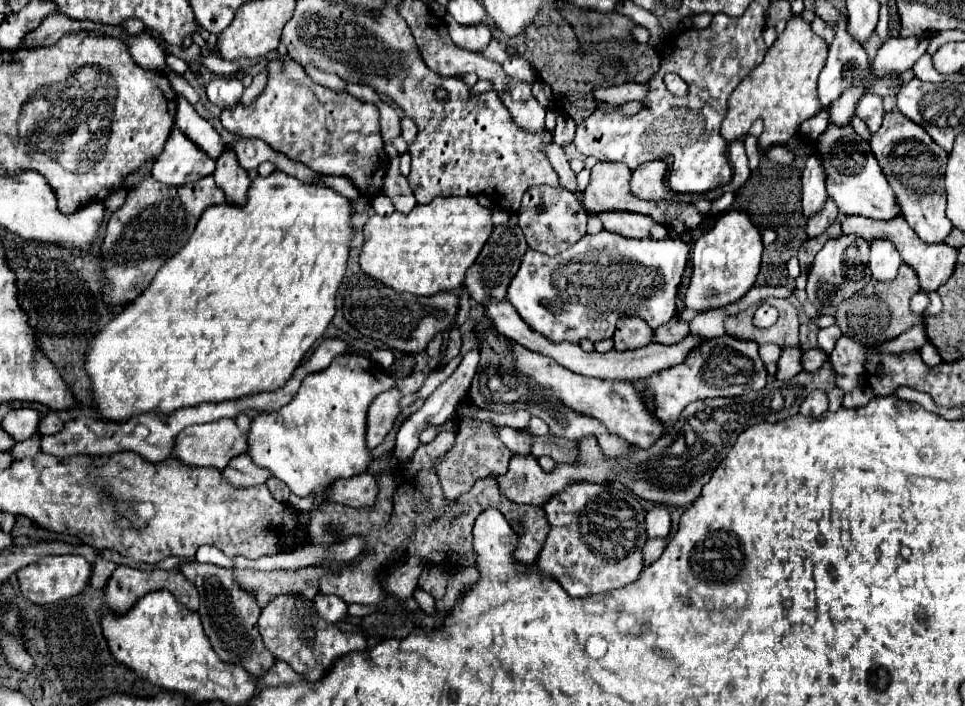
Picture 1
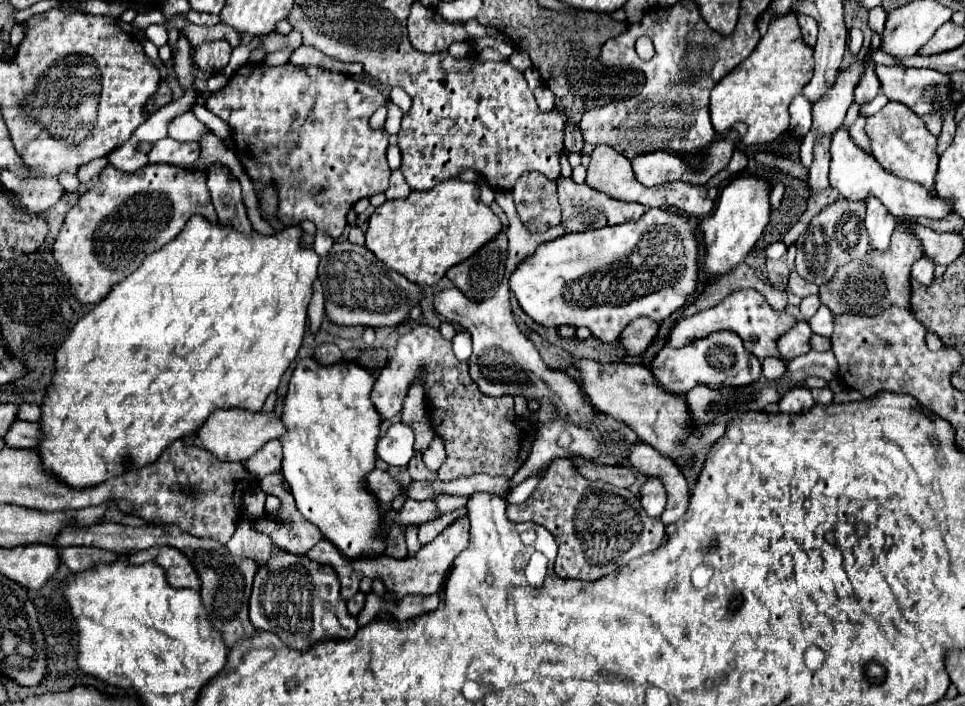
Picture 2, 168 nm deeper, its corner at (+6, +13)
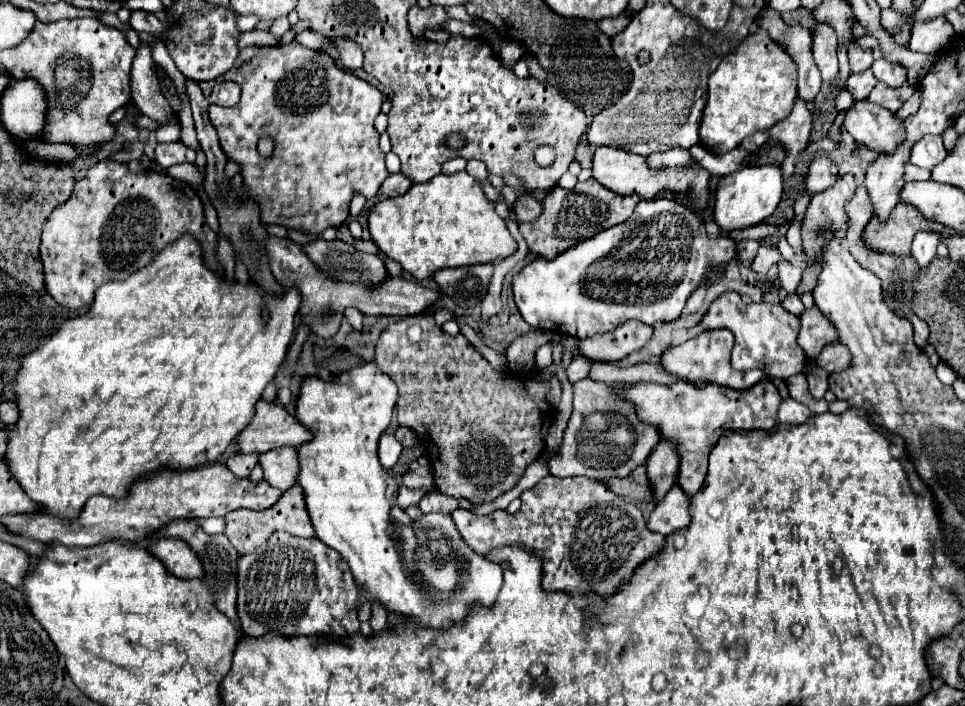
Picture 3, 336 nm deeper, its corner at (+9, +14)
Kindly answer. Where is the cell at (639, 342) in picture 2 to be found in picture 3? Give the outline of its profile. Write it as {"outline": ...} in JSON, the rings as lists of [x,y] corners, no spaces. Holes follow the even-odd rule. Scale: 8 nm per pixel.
{"outline":[[[630,320],[624,326],[608,334],[596,334],[592,338],[580,340],[580,354],[600,362],[618,362],[628,354],[640,350],[652,338],[652,326]]]}

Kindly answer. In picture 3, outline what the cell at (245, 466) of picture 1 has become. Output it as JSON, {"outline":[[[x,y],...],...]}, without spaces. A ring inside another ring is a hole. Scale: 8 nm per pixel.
{"outline":[[[280,446],[268,450],[260,454],[258,462],[264,470],[264,480],[268,480],[268,484],[272,484],[274,488],[286,492],[294,484],[294,478],[298,474],[298,458],[294,446]]]}

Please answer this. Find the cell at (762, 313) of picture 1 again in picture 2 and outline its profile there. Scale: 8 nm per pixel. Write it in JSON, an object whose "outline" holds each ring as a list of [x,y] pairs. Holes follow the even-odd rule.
{"outline":[[[739,289],[739,291],[729,293],[719,305],[715,305],[715,307],[711,307],[707,311],[699,311],[693,317],[677,321],[675,327],[673,327],[673,331],[671,331],[671,335],[669,335],[669,347],[685,347],[685,345],[689,345],[695,339],[705,337],[707,333],[729,329],[729,331],[735,331],[741,337],[747,353],[751,353],[753,357],[757,357],[757,359],[777,357],[777,359],[785,361],[785,357],[777,349],[777,341],[795,323],[797,323],[797,319],[793,315],[789,315],[785,311],[781,311],[781,313],[773,311],[767,305],[765,297],[761,293],[755,293],[755,289]]]}

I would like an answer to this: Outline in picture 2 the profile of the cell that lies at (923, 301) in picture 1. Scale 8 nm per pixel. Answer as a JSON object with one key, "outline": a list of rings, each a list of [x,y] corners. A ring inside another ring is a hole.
{"outline":[[[925,255],[921,259],[917,259],[911,269],[911,277],[915,277],[923,285],[929,285],[933,281],[933,273],[935,273],[935,263]]]}

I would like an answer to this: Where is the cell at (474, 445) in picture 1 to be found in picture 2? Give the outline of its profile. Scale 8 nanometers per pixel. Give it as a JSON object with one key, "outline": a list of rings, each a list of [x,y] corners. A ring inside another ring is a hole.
{"outline":[[[417,325],[409,333],[399,337],[395,353],[379,373],[371,393],[371,399],[381,417],[391,419],[403,409],[403,399],[421,371],[425,371],[425,399],[429,403],[429,411],[433,411],[433,415],[429,415],[431,425],[435,435],[443,439],[447,451],[447,459],[437,471],[439,479],[451,481],[475,473],[501,475],[507,479],[513,477],[517,469],[527,461],[537,429],[531,421],[515,415],[509,395],[489,397],[479,391],[469,375],[469,363],[459,361],[453,355],[451,343],[443,339],[439,329]]]}

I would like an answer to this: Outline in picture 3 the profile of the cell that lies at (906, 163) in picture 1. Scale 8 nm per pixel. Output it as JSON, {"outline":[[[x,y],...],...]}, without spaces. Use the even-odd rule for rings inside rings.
{"outline":[[[866,100],[852,104],[846,112],[844,128],[860,146],[878,156],[890,156],[904,142],[904,120],[894,112]]]}

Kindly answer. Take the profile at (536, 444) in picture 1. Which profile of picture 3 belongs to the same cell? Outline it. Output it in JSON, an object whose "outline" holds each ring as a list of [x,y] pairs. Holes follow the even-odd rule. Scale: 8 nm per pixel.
{"outline":[[[644,466],[632,470],[630,476],[626,476],[624,480],[600,480],[600,482],[604,482],[604,486],[608,486],[612,492],[624,498],[630,496],[634,500],[650,500],[650,486]]]}

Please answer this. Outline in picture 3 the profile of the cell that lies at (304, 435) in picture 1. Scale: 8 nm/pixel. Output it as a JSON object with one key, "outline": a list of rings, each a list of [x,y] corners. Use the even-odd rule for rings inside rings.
{"outline":[[[374,362],[336,374],[330,380],[306,376],[296,400],[296,420],[312,432],[312,440],[298,448],[300,472],[296,484],[304,492],[304,502],[316,536],[344,556],[358,586],[368,592],[366,604],[358,610],[362,622],[370,618],[372,600],[378,600],[390,612],[414,616],[420,624],[430,628],[446,628],[452,622],[462,622],[468,606],[494,604],[502,586],[502,568],[472,552],[462,540],[458,540],[458,546],[452,548],[462,554],[460,580],[448,594],[448,600],[442,602],[430,602],[424,586],[406,572],[404,560],[398,552],[400,538],[394,528],[396,524],[406,526],[412,522],[396,504],[398,482],[380,466],[376,456],[378,438],[390,424],[396,398],[396,384],[380,372]]]}

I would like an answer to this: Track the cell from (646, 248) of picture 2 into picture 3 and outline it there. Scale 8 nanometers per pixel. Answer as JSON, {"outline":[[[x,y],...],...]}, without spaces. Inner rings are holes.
{"outline":[[[668,198],[642,200],[628,224],[616,224],[616,228],[608,228],[592,236],[592,240],[584,240],[568,248],[556,256],[556,260],[544,260],[544,256],[536,256],[536,260],[532,260],[512,278],[514,300],[522,318],[532,328],[570,334],[580,340],[594,334],[612,332],[632,318],[644,324],[654,324],[658,320],[670,322],[682,314],[688,296],[698,288],[706,270],[710,266],[720,268],[720,264],[724,266],[728,260],[732,260],[736,256],[734,248],[736,242],[728,236],[710,240],[706,236],[702,218],[688,206]]]}

